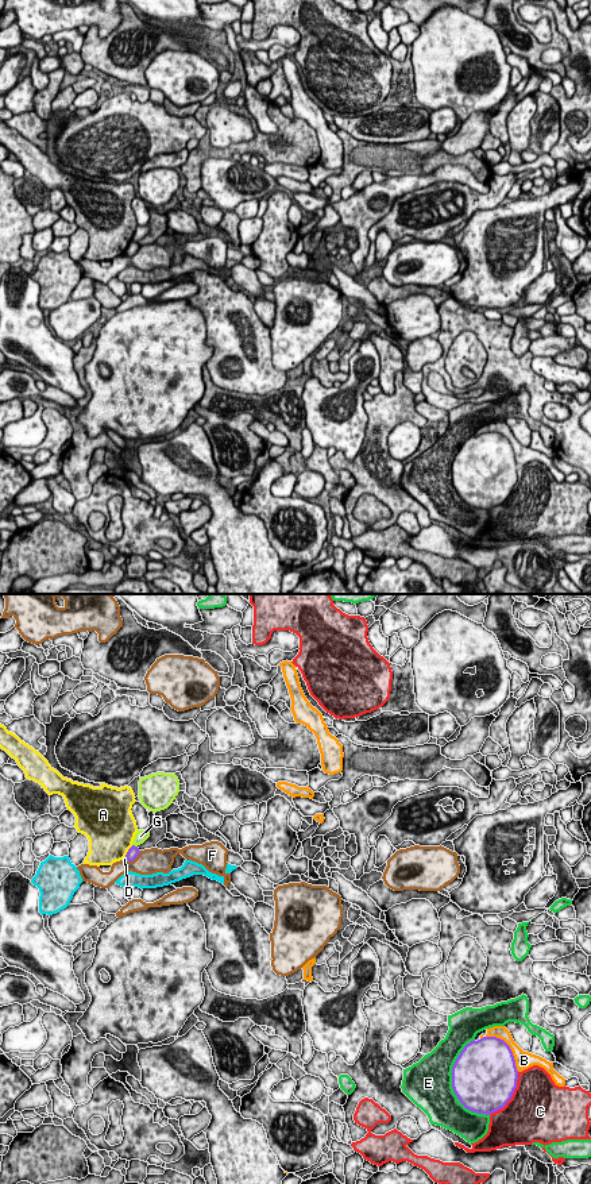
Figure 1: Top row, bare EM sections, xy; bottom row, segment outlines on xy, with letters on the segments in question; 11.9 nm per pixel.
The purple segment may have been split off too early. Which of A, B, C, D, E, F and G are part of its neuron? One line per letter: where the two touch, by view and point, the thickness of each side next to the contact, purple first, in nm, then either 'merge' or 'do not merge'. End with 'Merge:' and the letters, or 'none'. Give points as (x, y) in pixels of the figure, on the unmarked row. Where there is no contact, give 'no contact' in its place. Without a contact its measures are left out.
A: xy (128, 246) | 130/480 nm | do not merge
B: xy (509, 443) | 500/220 nm | do not merge
C: xy (512, 490) | 500/480 nm | do not merge
D: xy (127, 254) | 130/50 nm | do not merge
E: xy (452, 478) | 500/480 nm | do not merge
F: xy (135, 253) | 130/300 nm | do not merge
G: xy (134, 240) | 130/140 nm | do not merge
Merge: none

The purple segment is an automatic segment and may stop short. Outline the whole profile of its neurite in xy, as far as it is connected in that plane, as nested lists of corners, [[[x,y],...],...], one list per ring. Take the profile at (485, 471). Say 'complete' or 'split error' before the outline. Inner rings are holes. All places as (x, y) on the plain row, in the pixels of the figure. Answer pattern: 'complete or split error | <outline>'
complete | [[[483,432],[464,441],[452,462],[452,483],[460,498],[478,509],[506,501],[517,483],[518,466],[510,441]]]

